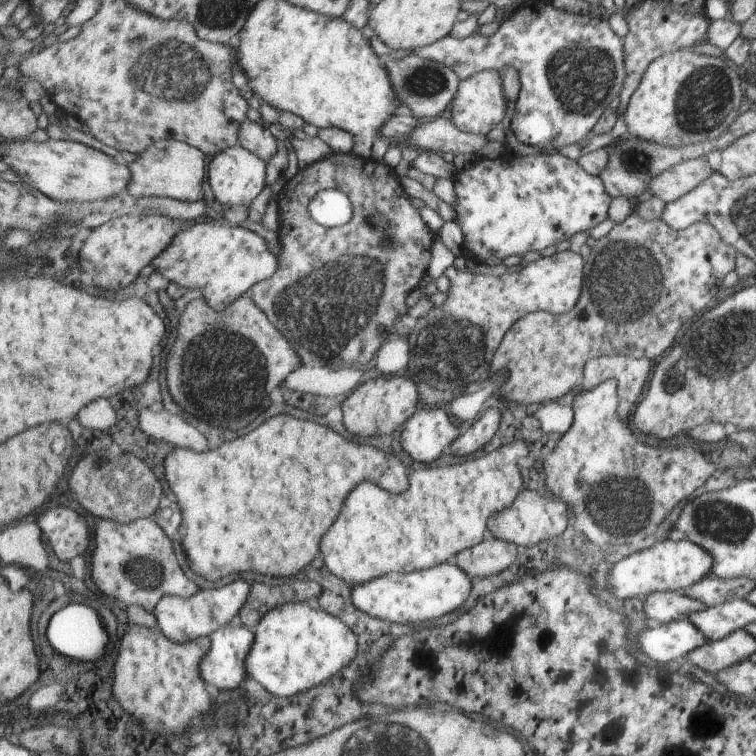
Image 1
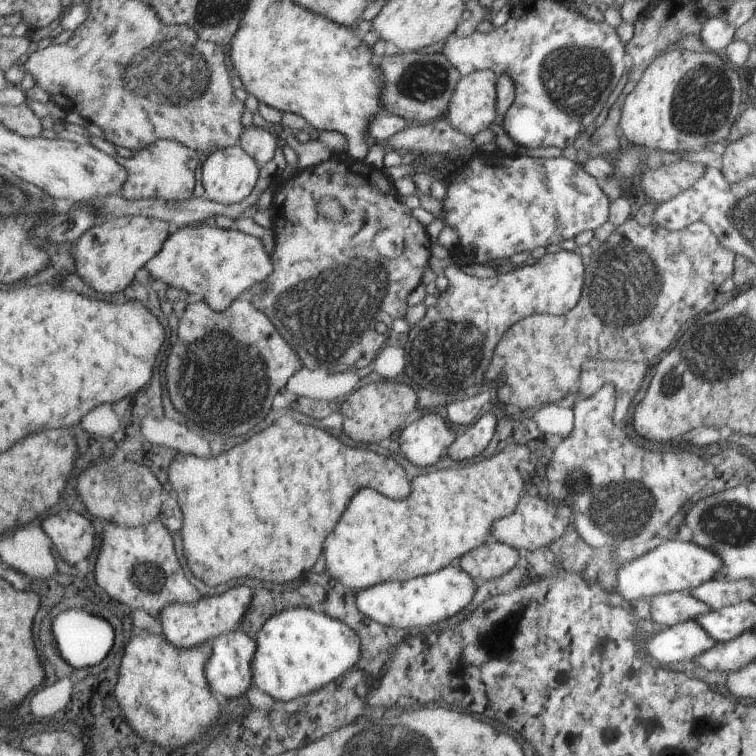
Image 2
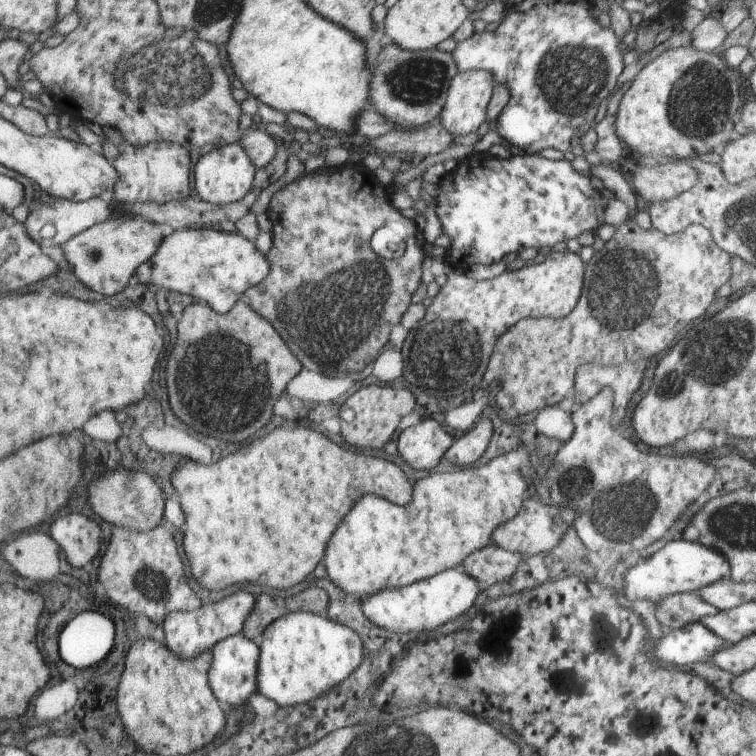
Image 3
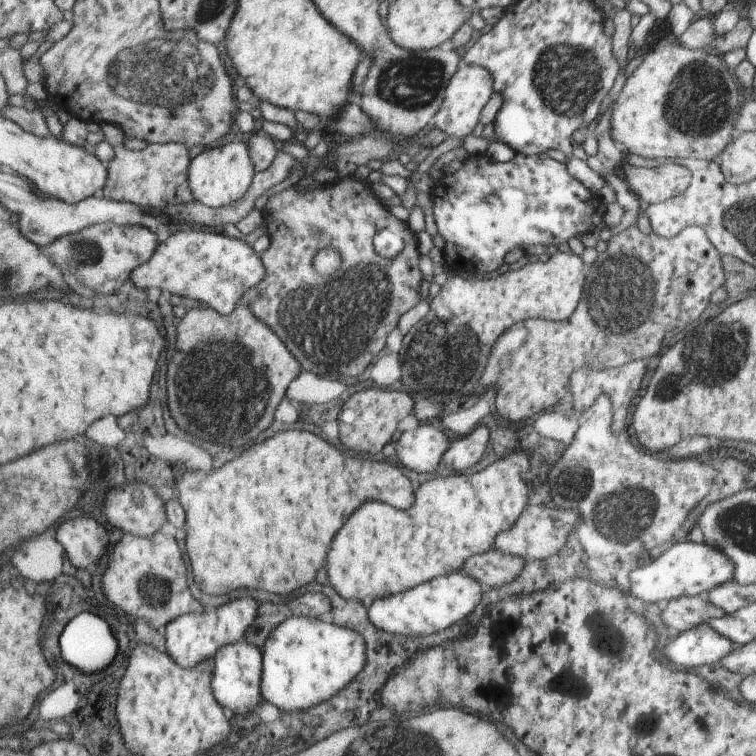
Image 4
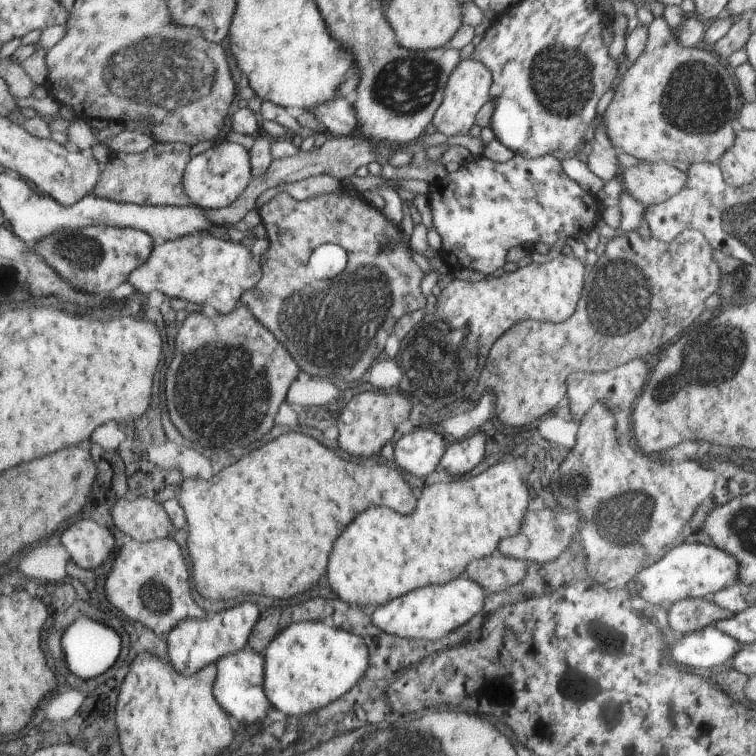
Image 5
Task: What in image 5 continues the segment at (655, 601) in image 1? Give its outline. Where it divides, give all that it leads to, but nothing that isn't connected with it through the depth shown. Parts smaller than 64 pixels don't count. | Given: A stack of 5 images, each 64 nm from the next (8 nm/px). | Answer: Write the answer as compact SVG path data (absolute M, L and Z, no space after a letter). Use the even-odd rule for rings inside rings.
M710 597L686 598L667 605L667 610L669 630L675 630L682 636L734 616L732 611L718 606Z

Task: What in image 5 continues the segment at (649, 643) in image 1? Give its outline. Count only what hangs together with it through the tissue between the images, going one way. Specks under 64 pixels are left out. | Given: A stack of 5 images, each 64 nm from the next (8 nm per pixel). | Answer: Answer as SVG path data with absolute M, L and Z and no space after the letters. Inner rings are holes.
M715 625L685 634L679 641L675 640L674 644L672 658L695 670L727 667L743 647L736 638L724 634Z

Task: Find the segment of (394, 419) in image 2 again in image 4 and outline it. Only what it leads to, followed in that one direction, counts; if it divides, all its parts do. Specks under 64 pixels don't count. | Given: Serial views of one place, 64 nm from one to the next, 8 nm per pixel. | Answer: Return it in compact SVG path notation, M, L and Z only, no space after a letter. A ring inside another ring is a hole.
M366 388L350 396L340 410L338 420L342 420L339 430L342 444L358 454L382 454L382 450L386 450L386 446L394 442L398 426L402 426L402 422L406 422L406 418L410 418L410 414L418 410L418 398L414 398L414 394L392 388Z

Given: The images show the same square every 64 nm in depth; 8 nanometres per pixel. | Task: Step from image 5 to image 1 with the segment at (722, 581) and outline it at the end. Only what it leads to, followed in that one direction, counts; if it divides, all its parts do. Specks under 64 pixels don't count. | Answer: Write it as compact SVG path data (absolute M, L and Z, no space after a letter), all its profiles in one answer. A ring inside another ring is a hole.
M666 539L657 545L650 546L650 550L638 551L630 558L623 558L610 570L610 590L618 594L618 598L639 598L645 601L650 594L666 591L684 591L689 586L696 585L702 578L712 573L715 559L704 547L697 543L684 540L673 541Z

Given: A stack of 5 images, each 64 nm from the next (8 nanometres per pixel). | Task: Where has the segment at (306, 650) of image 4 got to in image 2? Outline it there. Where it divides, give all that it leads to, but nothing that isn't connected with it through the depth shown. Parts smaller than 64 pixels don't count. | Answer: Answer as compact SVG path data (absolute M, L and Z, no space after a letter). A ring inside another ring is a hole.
M294 607L270 620L258 631L257 656L253 660L254 686L260 690L265 690L272 698L277 698L280 702L296 701L302 697L309 697L310 694L317 693L325 686L333 682L340 681L346 673L357 666L361 658L361 638L345 622L327 615L323 609L315 612L309 607Z

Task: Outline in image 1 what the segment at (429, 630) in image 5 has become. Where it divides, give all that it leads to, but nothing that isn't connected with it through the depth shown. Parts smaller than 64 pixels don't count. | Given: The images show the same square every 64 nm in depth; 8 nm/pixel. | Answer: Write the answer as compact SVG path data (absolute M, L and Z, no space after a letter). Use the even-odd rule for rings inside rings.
M451 560L440 566L434 566L433 569L420 570L420 572L381 576L366 584L355 586L352 590L352 599L358 610L386 622L416 627L418 622L436 620L442 614L456 610L470 595L472 580L456 561Z

